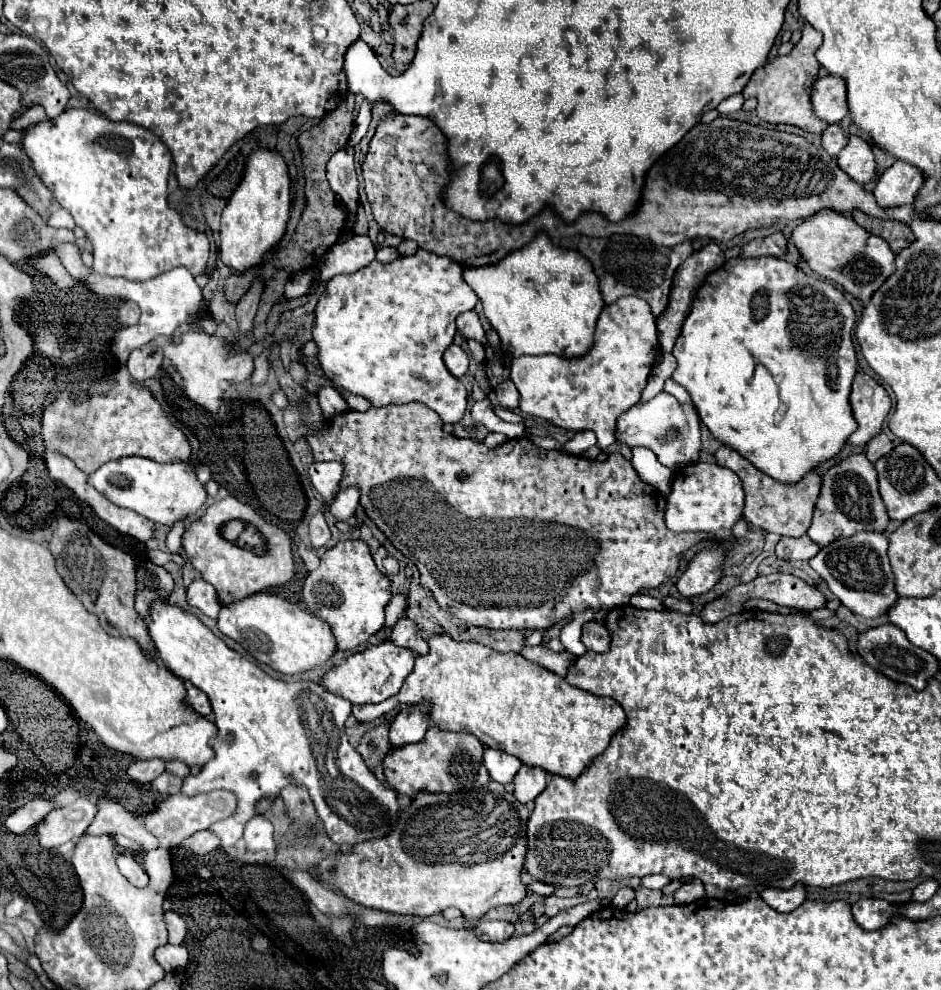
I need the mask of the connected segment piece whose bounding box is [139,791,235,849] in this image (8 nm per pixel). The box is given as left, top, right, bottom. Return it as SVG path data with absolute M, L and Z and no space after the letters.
M209 791L209 793L199 793L199 795L183 795L183 793L177 793L177 795L171 795L167 797L157 811L145 815L145 817L139 817L139 821L145 823L147 831L151 831L163 849L171 849L171 847L177 847L185 837L193 835L195 831L201 831L201 829L209 829L215 821L221 821L225 817L231 815L231 811L235 811L235 795L233 793L227 793L227 791Z

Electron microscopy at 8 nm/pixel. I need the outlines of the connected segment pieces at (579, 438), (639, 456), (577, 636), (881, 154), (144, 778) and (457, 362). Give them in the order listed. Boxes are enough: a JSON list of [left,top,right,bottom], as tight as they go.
[[565,431,595,455],[631,447,673,495],[559,611,595,657],[873,143,895,175],[127,759,165,783],[443,345,471,377]]

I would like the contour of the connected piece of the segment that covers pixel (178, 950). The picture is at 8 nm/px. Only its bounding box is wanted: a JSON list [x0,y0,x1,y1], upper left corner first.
[155,943,189,971]

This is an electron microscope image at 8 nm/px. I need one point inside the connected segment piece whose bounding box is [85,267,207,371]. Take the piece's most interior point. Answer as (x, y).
(173, 298)

